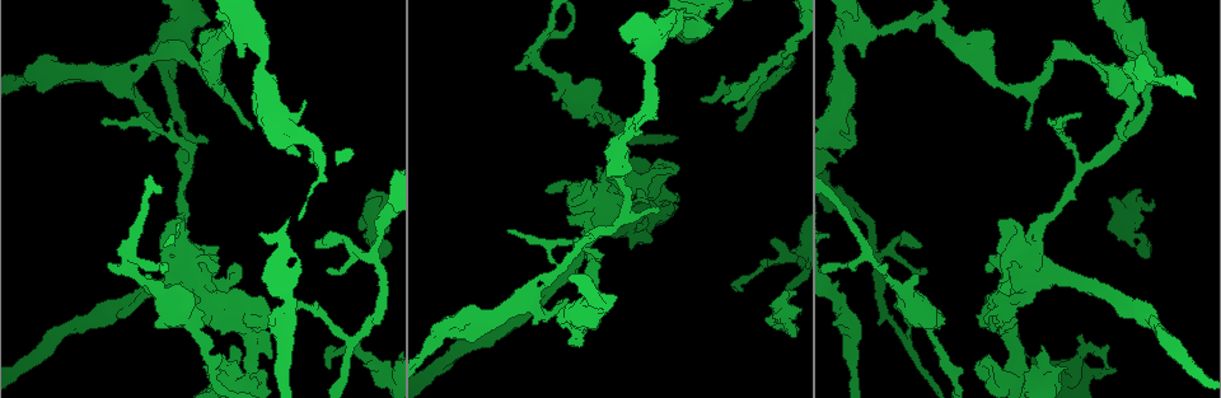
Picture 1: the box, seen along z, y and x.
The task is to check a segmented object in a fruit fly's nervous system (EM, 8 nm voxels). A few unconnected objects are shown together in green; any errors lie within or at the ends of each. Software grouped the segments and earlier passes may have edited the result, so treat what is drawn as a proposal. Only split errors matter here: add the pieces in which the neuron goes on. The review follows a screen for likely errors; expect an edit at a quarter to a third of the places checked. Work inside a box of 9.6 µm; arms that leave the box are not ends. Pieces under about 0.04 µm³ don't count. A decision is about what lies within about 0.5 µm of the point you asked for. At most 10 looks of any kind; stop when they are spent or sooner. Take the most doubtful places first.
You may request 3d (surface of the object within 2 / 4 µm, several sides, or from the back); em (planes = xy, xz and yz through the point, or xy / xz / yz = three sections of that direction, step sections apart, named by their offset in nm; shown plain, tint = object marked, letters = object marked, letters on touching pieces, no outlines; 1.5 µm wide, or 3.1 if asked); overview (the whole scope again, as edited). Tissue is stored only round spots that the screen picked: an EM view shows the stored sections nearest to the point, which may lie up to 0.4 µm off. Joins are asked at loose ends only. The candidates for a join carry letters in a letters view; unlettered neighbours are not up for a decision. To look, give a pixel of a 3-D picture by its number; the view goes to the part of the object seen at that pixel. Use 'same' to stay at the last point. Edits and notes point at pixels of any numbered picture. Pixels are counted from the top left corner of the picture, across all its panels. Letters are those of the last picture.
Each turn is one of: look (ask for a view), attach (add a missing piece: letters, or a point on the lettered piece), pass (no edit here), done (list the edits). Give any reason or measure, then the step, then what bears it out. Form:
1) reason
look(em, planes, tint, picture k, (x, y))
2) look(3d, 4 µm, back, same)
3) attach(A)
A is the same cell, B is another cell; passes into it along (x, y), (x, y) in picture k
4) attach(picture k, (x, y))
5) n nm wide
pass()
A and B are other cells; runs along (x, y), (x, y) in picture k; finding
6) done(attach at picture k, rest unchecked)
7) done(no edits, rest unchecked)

an open end
look(em, planes, letters, picture 1, (606, 174))

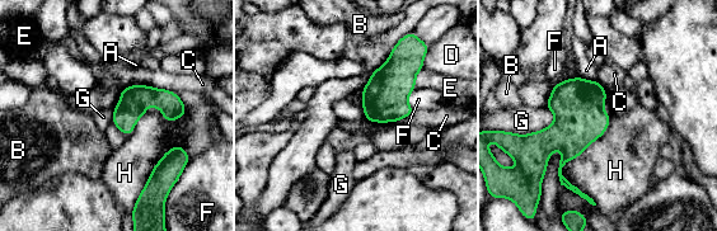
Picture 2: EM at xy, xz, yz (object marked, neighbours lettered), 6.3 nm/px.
pass()
A, B, C, D, E, F, G and H are other cells; border along (554, 113), (542, 130), (515, 133) in picture 2; none of them fits

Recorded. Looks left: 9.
free end
look(em, planes, letters, picture 1, (70, 80))

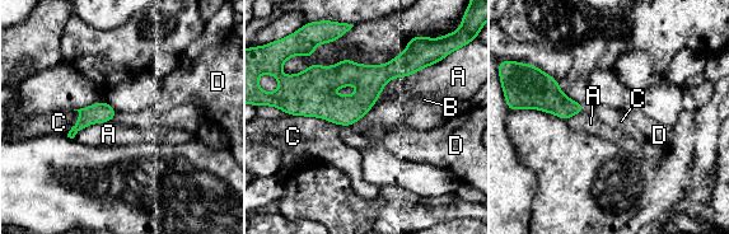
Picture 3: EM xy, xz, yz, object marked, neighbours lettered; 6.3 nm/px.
pass()
A, B, C and D are other cells; runs along (437, 56), (379, 75), (290, 79) in picture 3; none of them fits

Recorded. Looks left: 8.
free end
look(3d, 4 µm, picture 1, (735, 108))

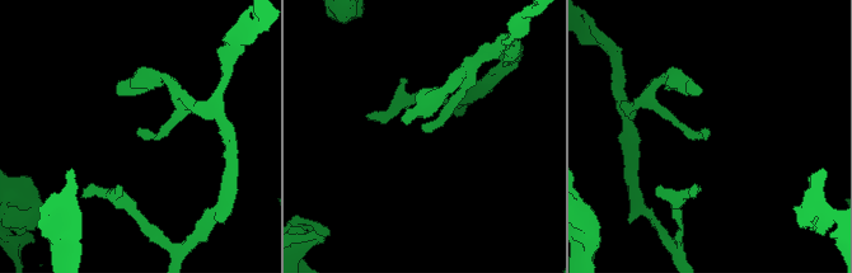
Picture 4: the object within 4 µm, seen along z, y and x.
shape alone is not enough
look(em, xz, step 4, tint, picture 4, (137, 131))

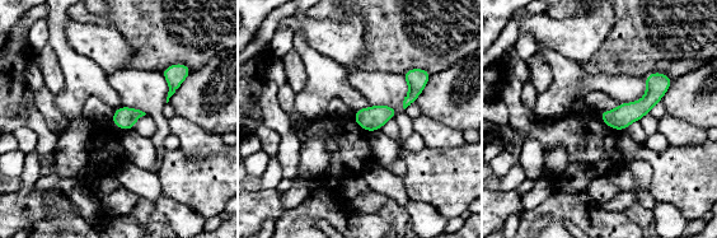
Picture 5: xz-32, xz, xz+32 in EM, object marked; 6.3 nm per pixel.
look(em, planes, letters, same)

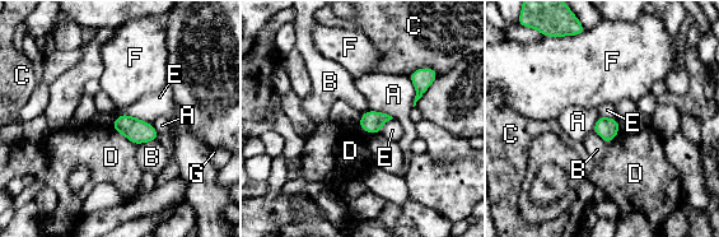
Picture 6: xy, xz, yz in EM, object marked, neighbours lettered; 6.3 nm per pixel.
pass()
A, B, C, D, E, F and G are other cells; no lettered piece goes on from it

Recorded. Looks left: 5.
an open end
look(em, xz, step 4, tint, picture 1, (665, 161))

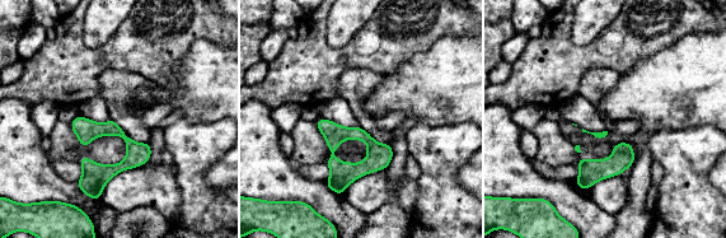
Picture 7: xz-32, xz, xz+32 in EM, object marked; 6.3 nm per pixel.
look(em, planes, letters, same)

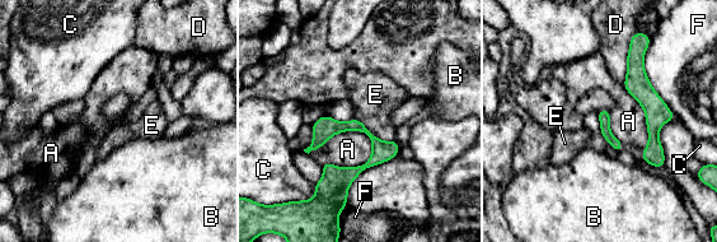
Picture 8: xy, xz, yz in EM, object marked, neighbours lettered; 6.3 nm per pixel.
pass()
A, B, C, D, E and F are other cells; border along (373, 144), (341, 131), (319, 148) in picture 8; none of them fits

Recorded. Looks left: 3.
tapers out
look(3d, 4 µm, picture 1, (548, 192))

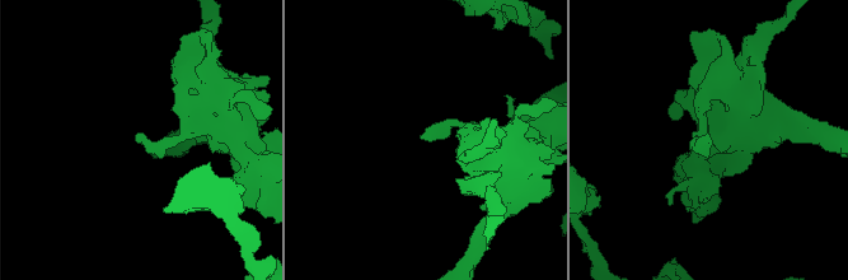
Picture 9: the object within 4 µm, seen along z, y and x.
look(em, planes, letters, picture 9, (710, 134))

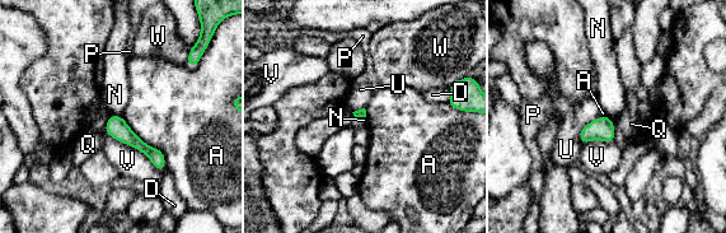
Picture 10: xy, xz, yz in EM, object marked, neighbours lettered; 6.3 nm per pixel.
pass()
A, D, N, P, Q, U, V and W are other cells; border along (111, 113), (121, 116) in picture 10; none of them fits

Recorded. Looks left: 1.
done(no edits, rest unchecked)

